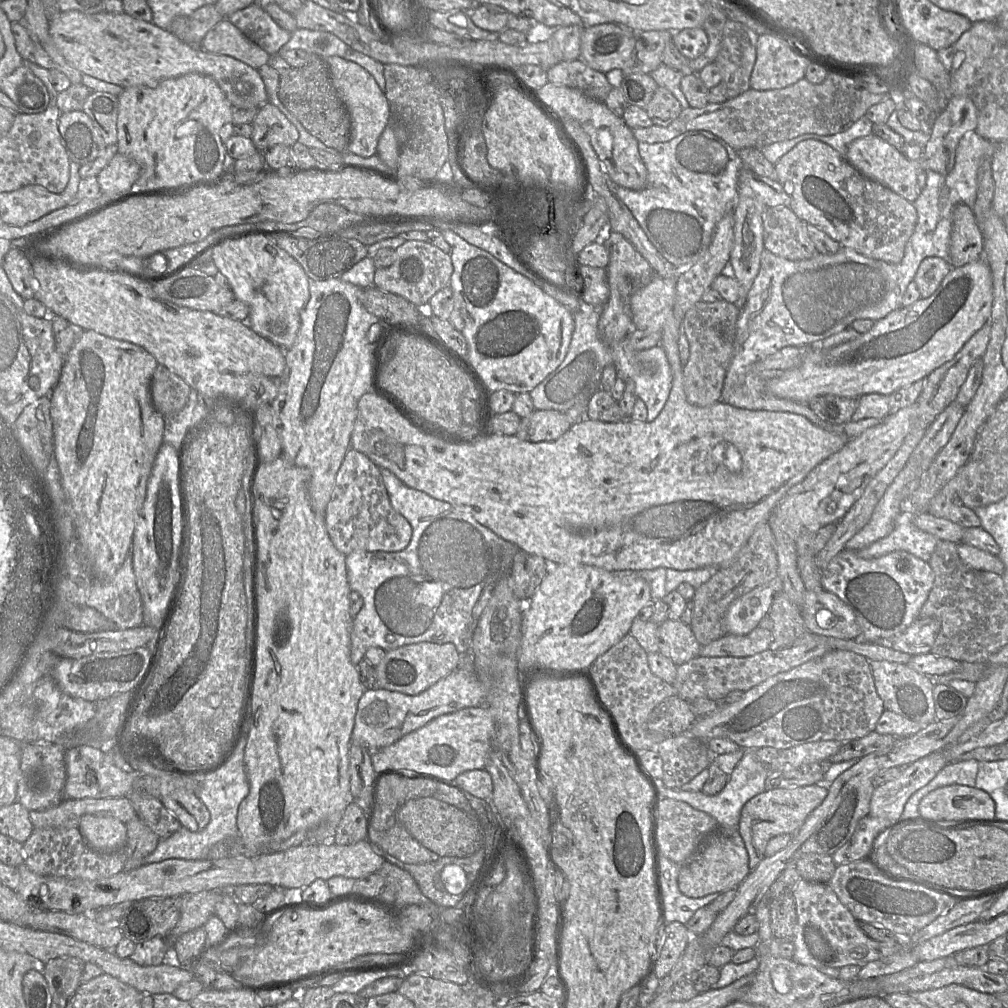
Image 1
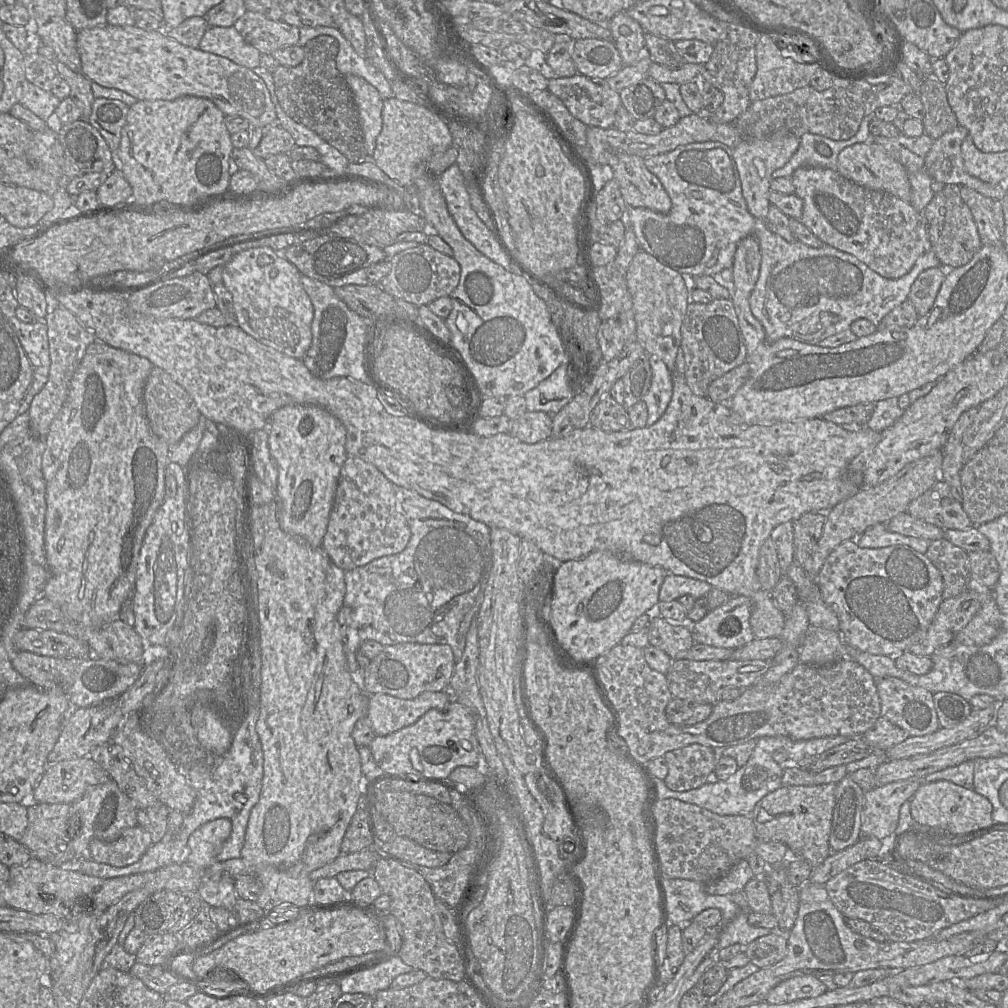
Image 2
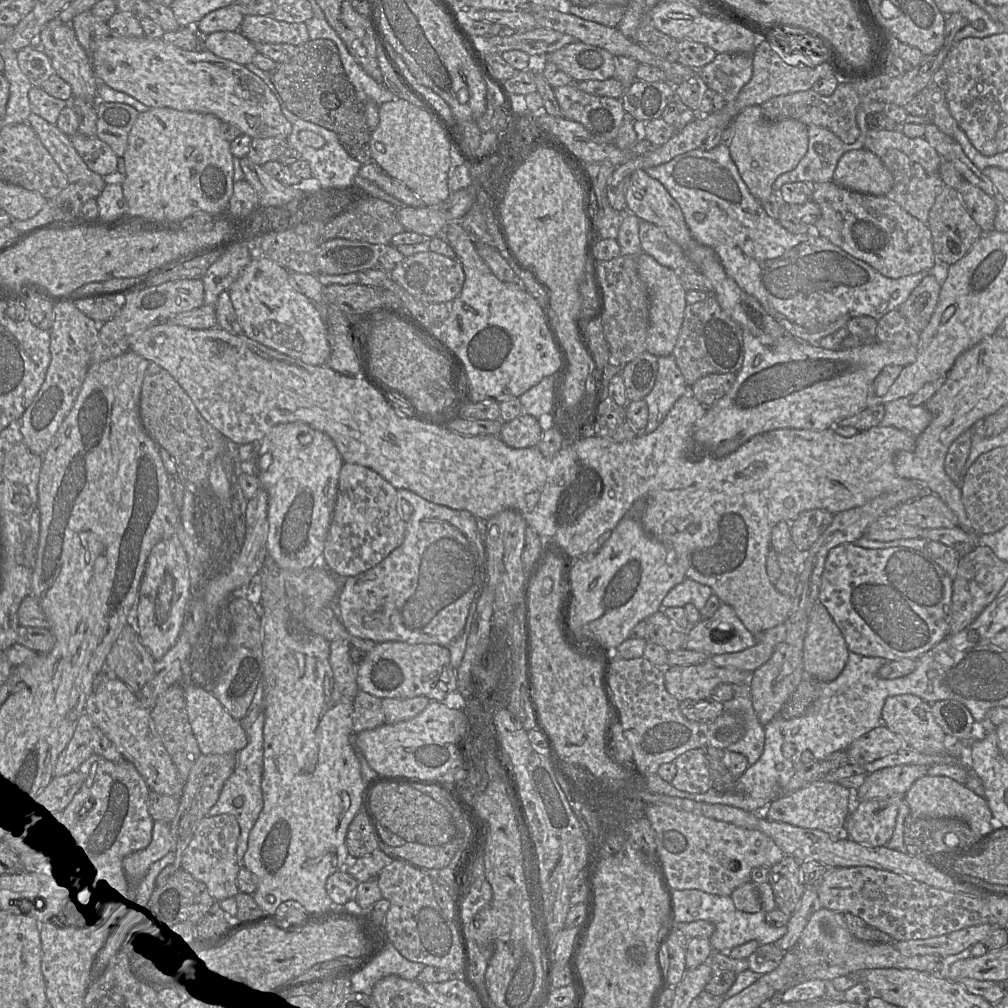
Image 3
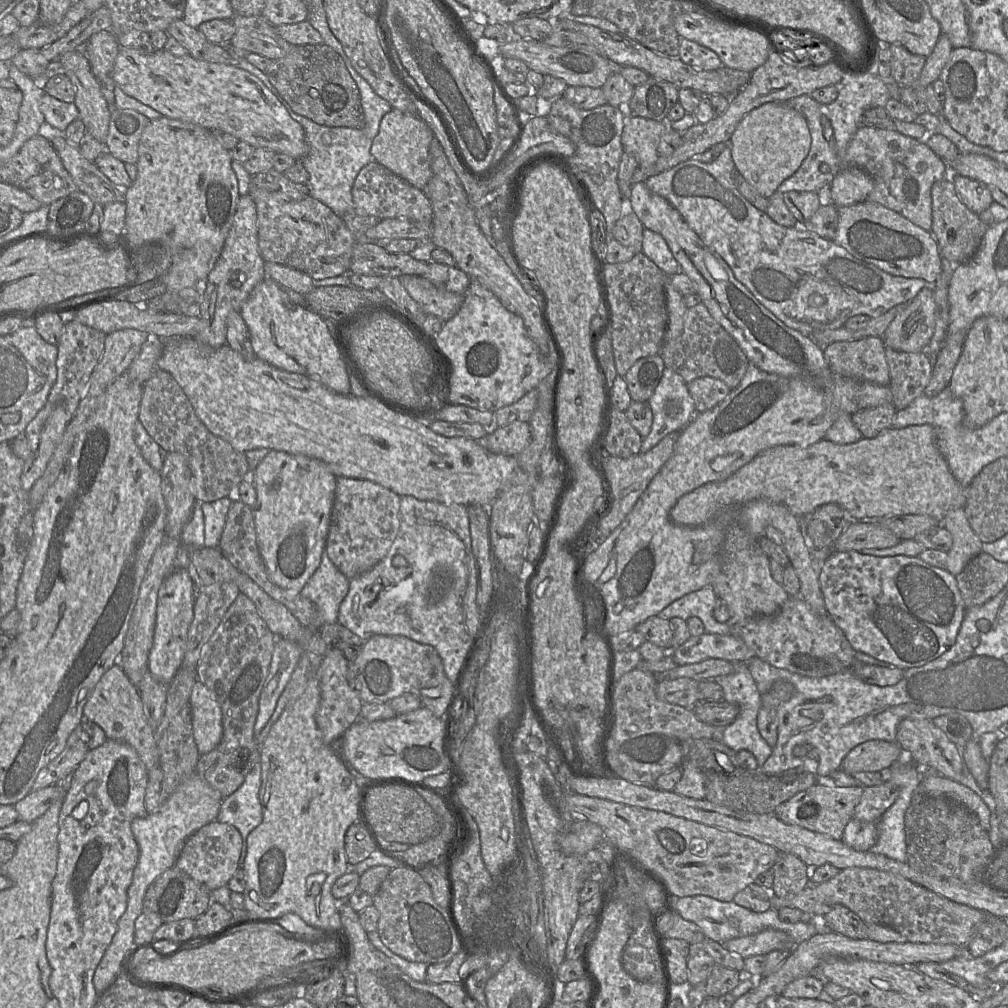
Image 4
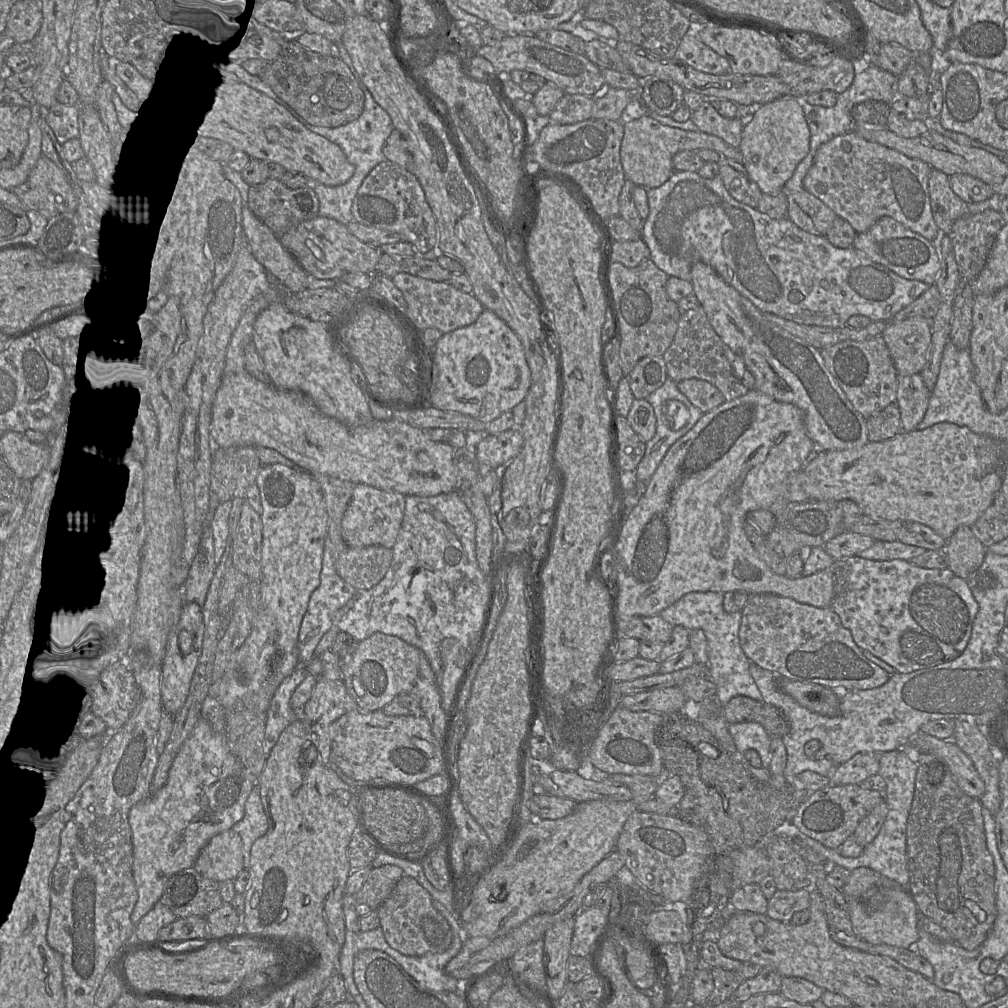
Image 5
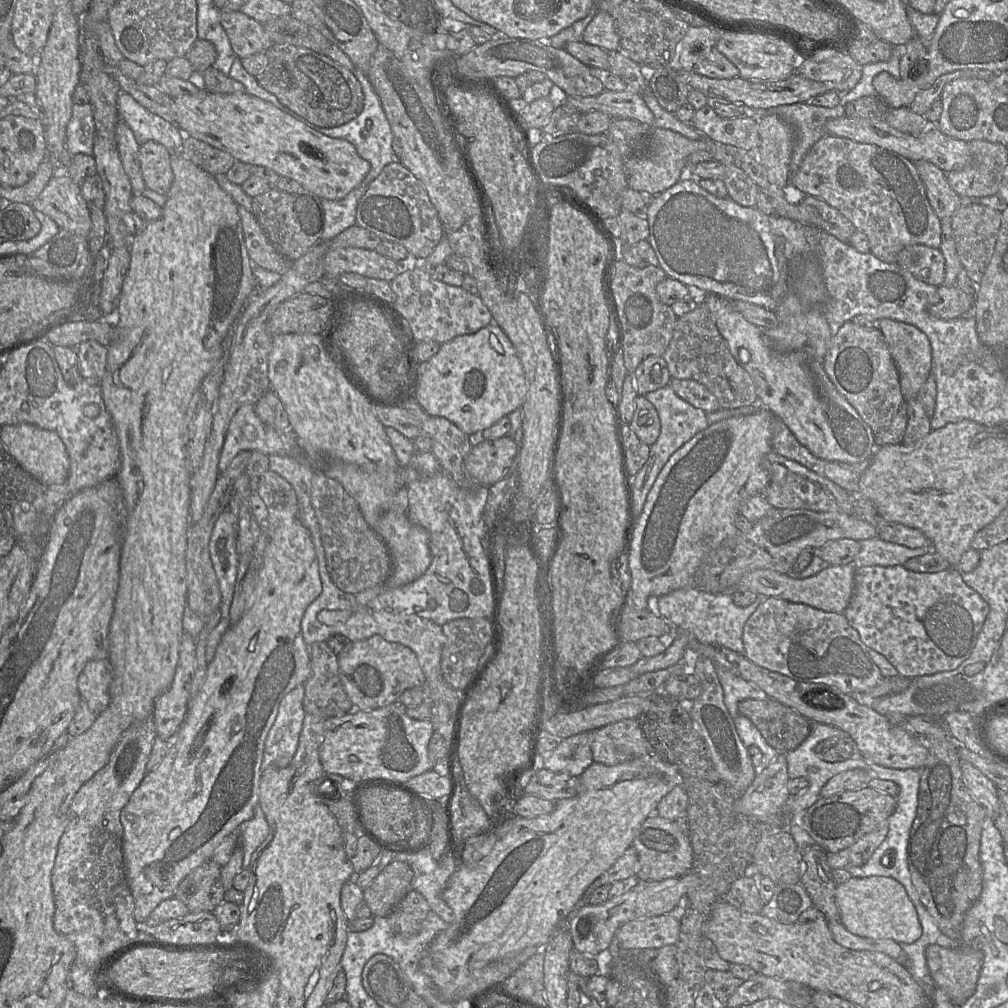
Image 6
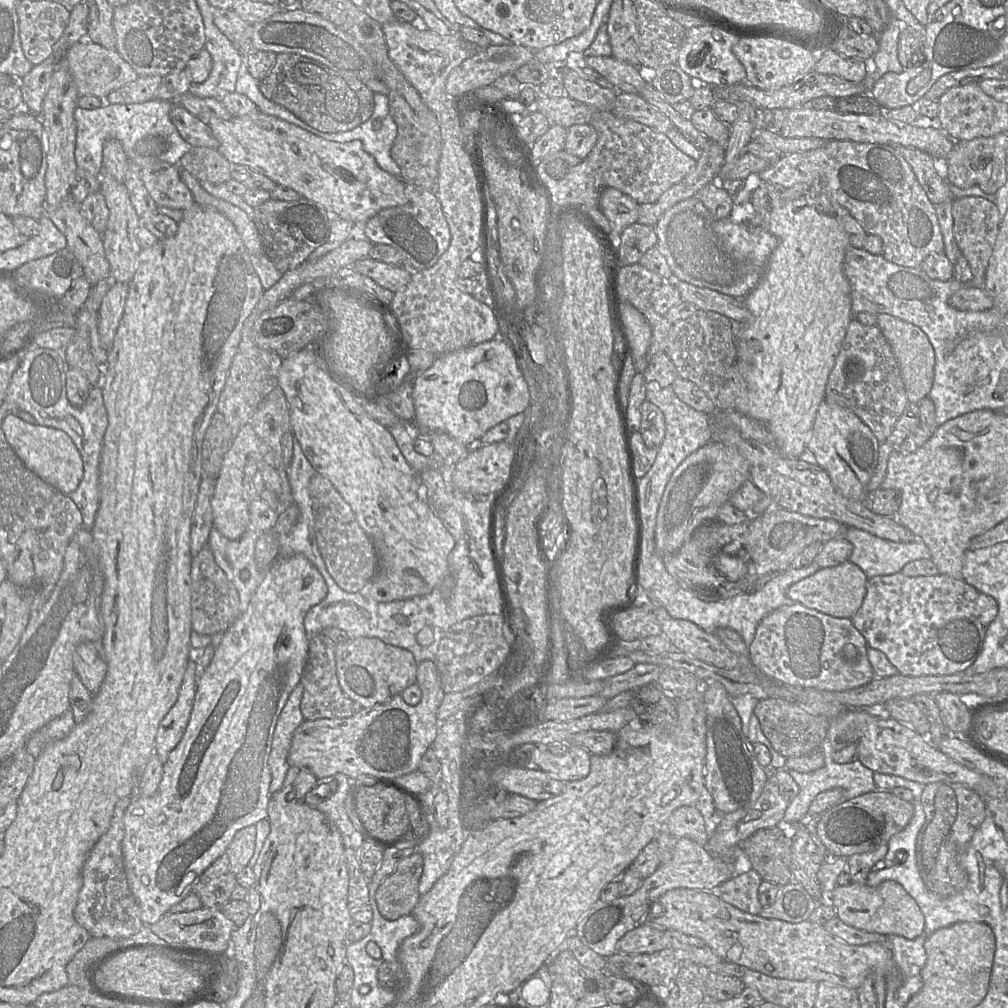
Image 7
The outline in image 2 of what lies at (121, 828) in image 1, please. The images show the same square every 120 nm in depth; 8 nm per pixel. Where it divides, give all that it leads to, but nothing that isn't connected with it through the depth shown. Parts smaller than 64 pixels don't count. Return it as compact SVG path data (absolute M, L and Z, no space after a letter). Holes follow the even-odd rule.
M137 825L126 829L115 841L92 839L89 849L94 861L124 867L137 862L150 845L149 834Z

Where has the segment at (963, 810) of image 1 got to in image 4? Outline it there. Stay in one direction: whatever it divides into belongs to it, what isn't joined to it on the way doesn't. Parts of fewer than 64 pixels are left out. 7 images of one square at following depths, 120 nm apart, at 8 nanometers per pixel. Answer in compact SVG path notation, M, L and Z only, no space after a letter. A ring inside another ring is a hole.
M924 776L918 786L918 794L930 797L947 797L974 812L982 827L989 831L991 812L983 799L969 787L943 776Z

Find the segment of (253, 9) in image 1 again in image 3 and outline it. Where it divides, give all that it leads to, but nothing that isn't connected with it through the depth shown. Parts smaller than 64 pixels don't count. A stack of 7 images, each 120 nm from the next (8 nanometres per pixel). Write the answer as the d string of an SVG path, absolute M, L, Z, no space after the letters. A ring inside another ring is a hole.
M244 16L238 31L252 43L300 46L310 40L305 23L282 22L272 16Z

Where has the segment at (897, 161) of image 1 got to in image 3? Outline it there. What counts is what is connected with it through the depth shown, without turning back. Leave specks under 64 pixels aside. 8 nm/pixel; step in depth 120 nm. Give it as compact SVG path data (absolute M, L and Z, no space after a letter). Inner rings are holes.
M862 148L848 151L840 157L833 182L851 191L886 196L894 179L878 156Z

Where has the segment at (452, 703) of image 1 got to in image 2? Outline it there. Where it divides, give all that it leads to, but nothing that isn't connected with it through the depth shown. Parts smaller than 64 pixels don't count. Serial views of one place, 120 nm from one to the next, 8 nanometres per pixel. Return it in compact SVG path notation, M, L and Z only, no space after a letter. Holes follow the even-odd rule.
M446 690L424 692L414 699L374 694L369 696L366 715L375 735L386 736L414 724L431 709L445 709L449 703Z

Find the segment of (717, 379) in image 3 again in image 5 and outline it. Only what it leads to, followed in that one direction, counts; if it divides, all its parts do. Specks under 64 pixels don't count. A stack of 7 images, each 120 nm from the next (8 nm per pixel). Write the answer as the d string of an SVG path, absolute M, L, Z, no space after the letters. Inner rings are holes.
M691 378L677 382L677 387L702 413L707 413L725 402L723 394L705 380Z

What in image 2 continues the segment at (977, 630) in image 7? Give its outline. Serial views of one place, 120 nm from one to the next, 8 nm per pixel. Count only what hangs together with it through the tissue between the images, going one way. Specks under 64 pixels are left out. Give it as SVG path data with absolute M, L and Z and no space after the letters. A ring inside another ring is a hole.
M852 540L838 545L826 558L816 577L824 602L839 619L839 632L844 642L859 651L895 658L922 640L943 601L943 579L925 554L907 545L883 548L860 548Z

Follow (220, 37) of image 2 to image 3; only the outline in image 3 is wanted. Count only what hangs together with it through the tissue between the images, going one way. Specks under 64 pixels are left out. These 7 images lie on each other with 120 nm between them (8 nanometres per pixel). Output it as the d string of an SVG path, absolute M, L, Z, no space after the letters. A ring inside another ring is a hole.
M220 31L202 36L202 48L240 65L252 63L258 53L254 44L240 31Z

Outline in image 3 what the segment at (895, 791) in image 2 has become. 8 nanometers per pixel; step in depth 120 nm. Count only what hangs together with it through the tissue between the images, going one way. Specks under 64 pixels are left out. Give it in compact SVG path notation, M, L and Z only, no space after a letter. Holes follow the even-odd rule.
M896 795L860 802L846 823L848 839L868 847L886 846L903 801L903 795Z

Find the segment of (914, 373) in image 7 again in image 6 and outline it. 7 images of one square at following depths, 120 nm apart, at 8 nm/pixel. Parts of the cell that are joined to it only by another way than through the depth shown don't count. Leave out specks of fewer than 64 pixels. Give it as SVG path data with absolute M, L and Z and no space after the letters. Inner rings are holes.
M888 318L874 321L876 321L877 328L884 335L885 341L896 365L899 374L900 388L905 401L917 397L922 386L931 374L932 348L928 336L912 324Z

